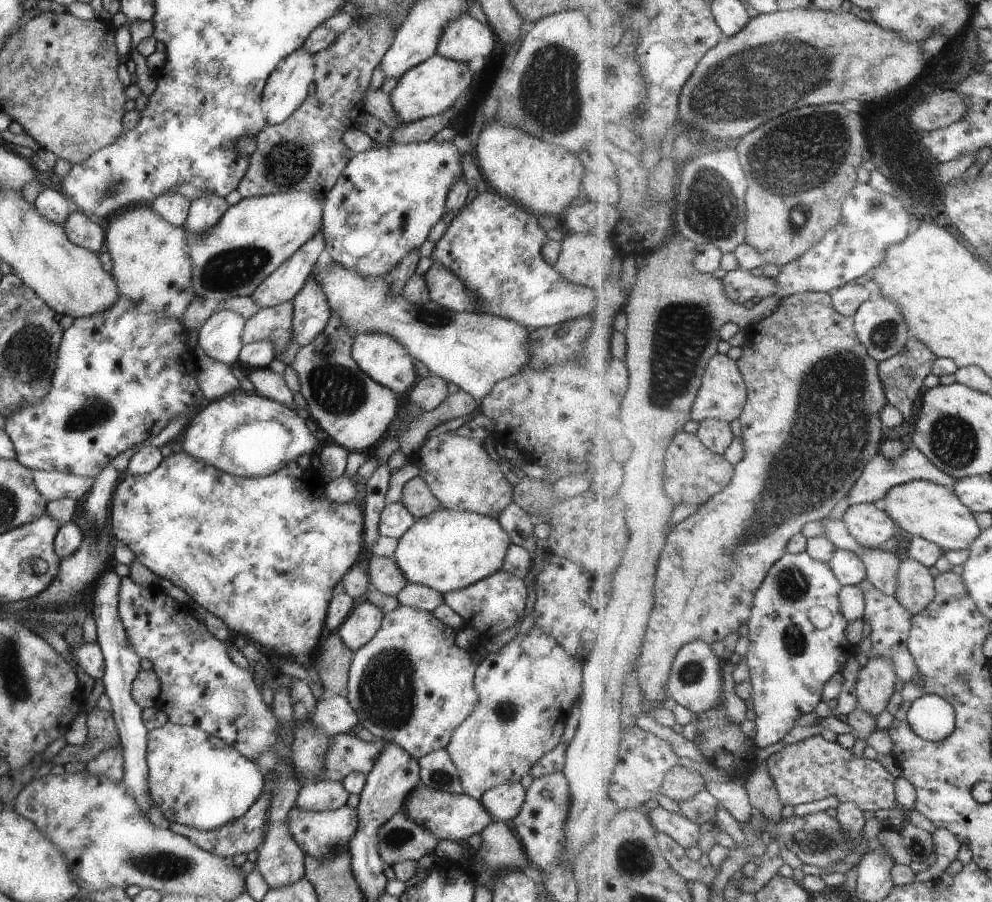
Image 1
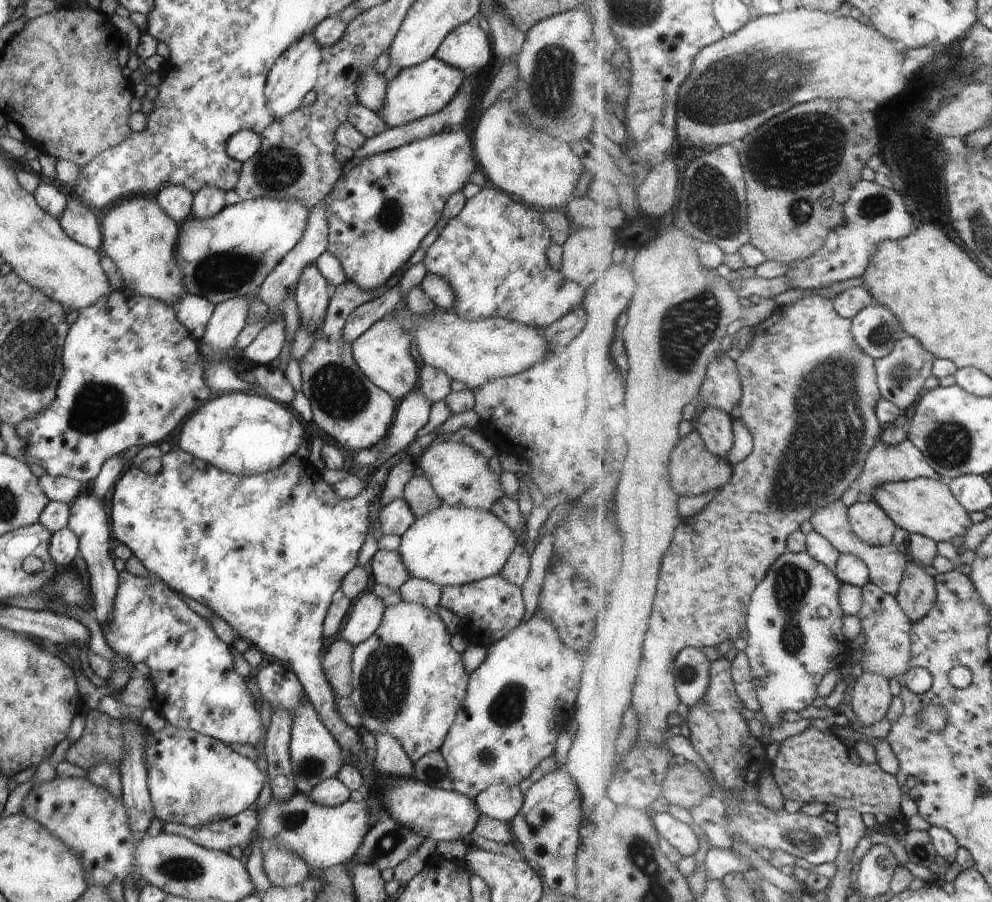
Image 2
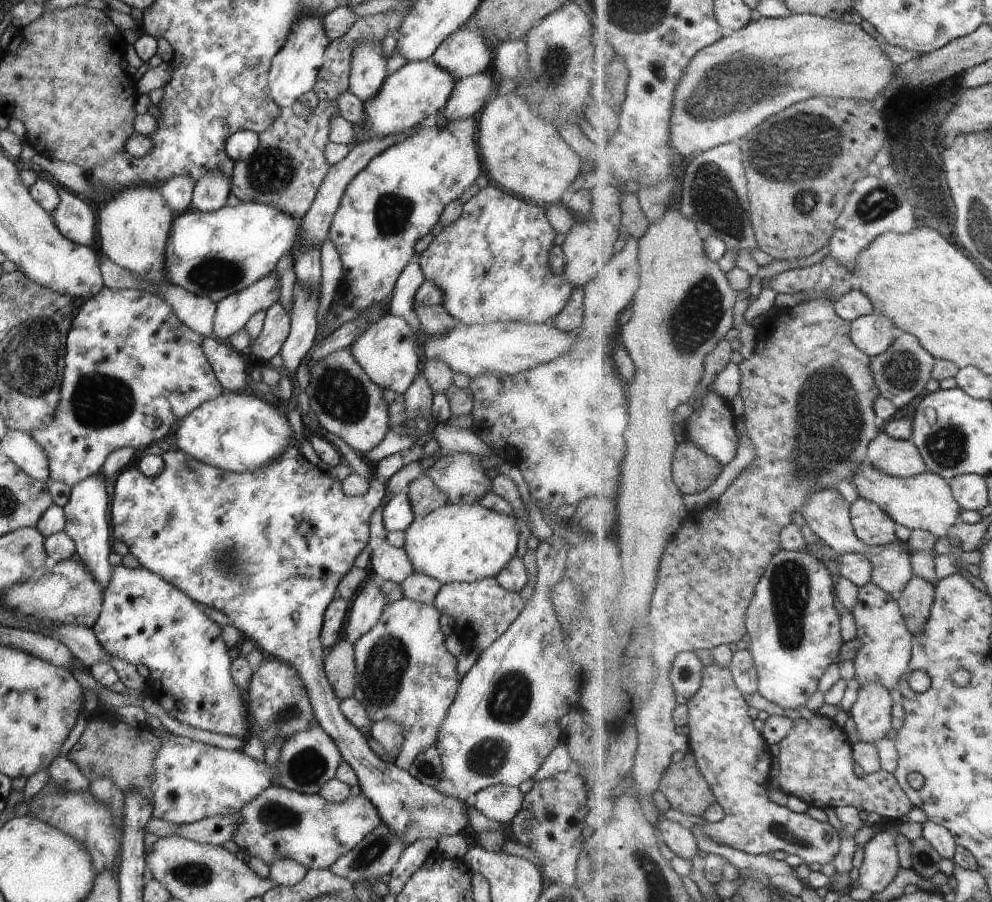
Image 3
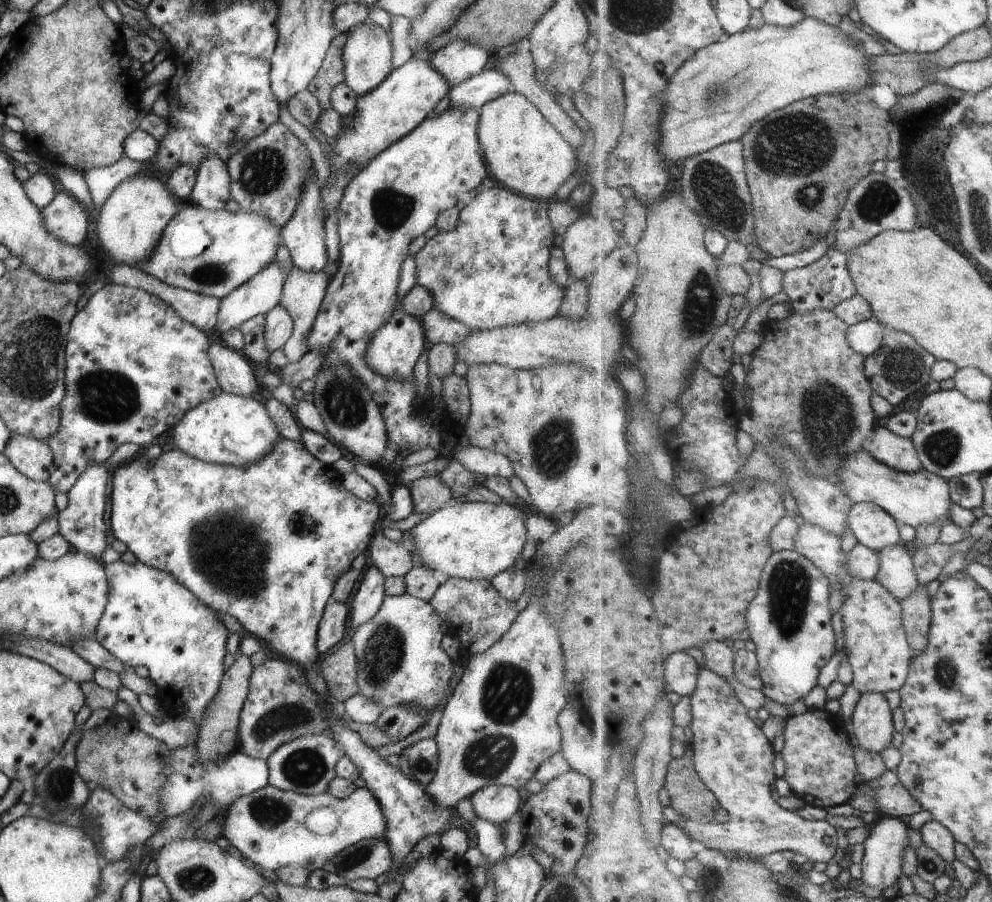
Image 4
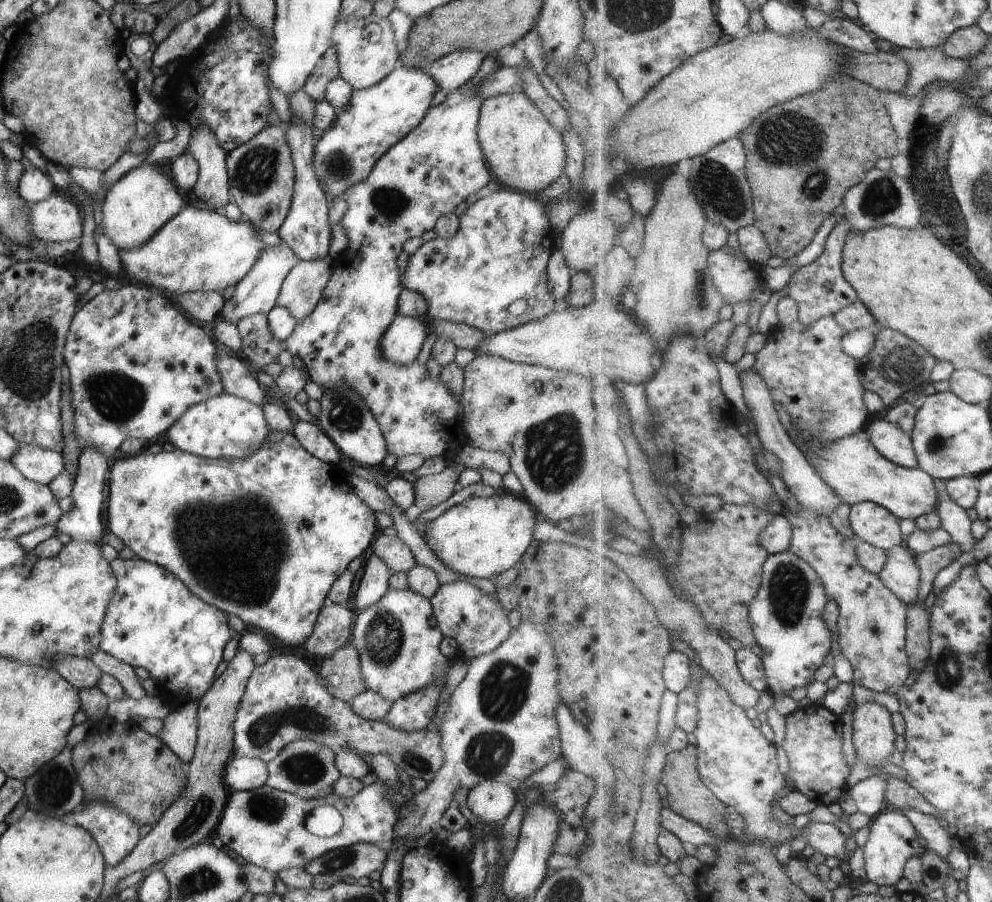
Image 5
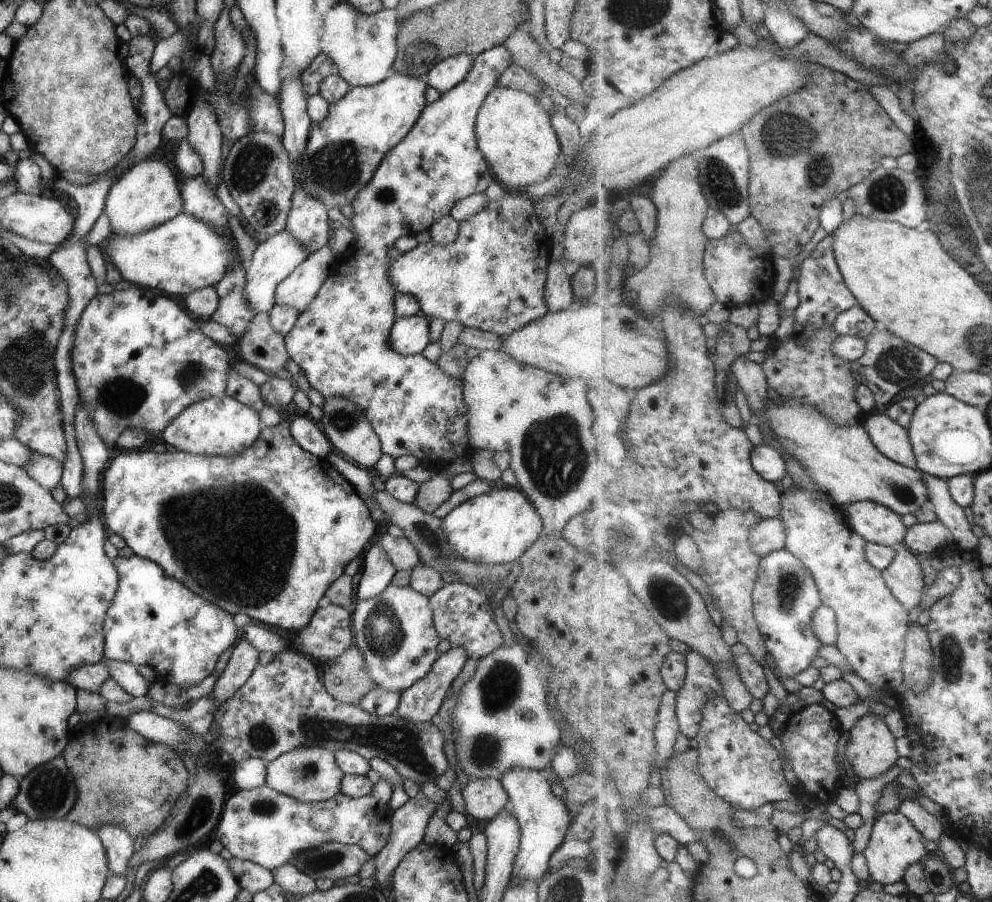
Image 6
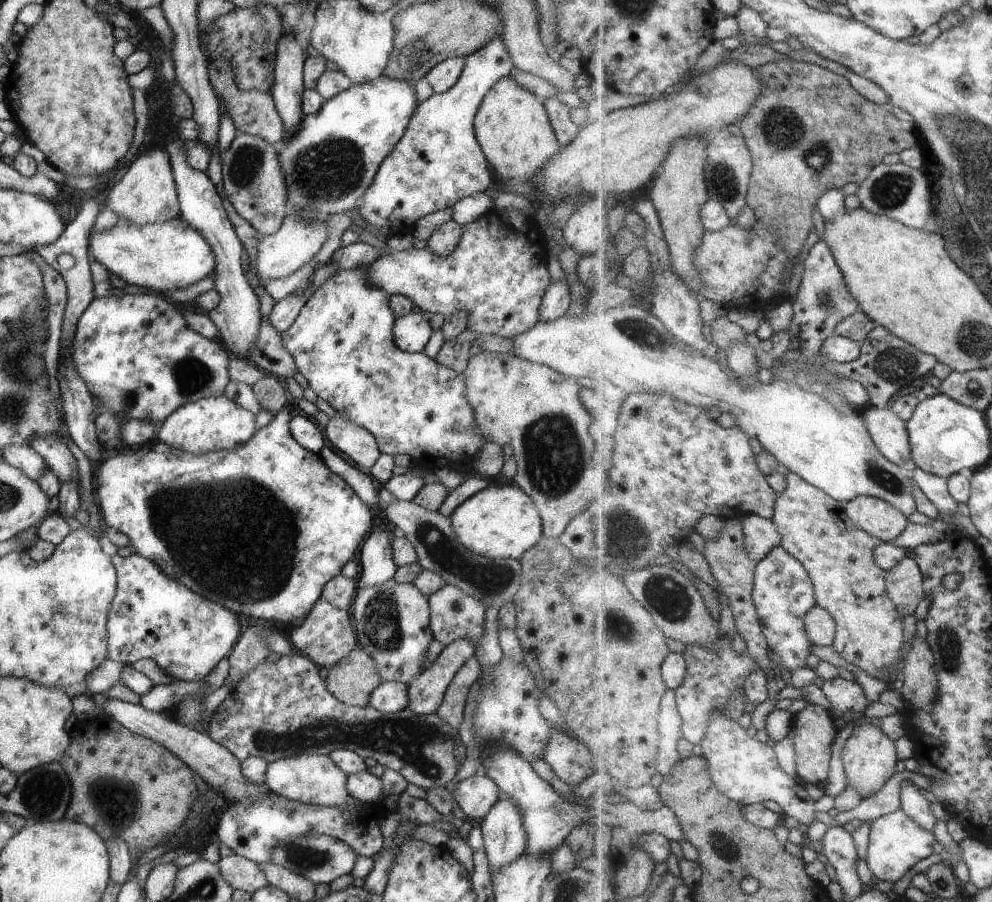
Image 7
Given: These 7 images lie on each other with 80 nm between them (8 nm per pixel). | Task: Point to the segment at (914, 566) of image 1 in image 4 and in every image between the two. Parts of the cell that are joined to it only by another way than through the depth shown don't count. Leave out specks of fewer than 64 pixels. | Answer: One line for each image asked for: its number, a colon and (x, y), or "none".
2: (918, 592)
3: (916, 601)
4: (918, 616)

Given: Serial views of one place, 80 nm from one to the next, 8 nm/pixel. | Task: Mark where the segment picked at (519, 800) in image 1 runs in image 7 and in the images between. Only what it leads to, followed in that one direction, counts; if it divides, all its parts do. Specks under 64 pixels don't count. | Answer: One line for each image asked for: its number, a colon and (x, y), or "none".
2: (500, 802)
3: (498, 802)
4: (495, 803)
5: (490, 802)
6: (482, 798)
7: (475, 794)

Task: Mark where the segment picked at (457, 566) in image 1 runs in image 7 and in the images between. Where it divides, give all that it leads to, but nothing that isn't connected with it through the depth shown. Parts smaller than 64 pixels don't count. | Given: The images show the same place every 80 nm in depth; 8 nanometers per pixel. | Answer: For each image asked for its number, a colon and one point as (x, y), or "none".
2: (450, 546)
3: (455, 542)
4: (470, 540)
5: (480, 537)
6: (496, 527)
7: (500, 521)

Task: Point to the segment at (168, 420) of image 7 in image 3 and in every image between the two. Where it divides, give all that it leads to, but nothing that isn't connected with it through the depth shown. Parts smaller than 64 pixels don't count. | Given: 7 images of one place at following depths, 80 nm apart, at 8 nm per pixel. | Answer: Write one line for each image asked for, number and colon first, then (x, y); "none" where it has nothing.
3: (235, 432)
4: (230, 429)
5: (224, 426)
6: (221, 425)

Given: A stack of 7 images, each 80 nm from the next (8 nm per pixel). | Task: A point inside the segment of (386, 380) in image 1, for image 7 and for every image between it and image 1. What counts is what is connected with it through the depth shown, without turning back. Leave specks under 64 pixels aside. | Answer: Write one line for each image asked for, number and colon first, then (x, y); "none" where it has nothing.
2: (382, 352)
3: (387, 351)
4: (396, 345)
5: (401, 341)
6: (409, 335)
7: (410, 332)

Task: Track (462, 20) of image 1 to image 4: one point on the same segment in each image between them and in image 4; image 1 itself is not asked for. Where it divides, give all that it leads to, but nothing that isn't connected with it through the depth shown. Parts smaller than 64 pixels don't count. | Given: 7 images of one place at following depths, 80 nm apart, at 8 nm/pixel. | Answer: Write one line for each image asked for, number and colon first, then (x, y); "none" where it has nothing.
2: (466, 45)
3: (462, 53)
4: (459, 60)

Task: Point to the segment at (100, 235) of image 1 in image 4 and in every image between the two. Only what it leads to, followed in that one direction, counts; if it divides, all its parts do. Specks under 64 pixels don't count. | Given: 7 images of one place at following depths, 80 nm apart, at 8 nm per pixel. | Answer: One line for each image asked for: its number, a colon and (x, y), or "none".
2: (78, 223)
3: (73, 216)
4: (63, 216)

